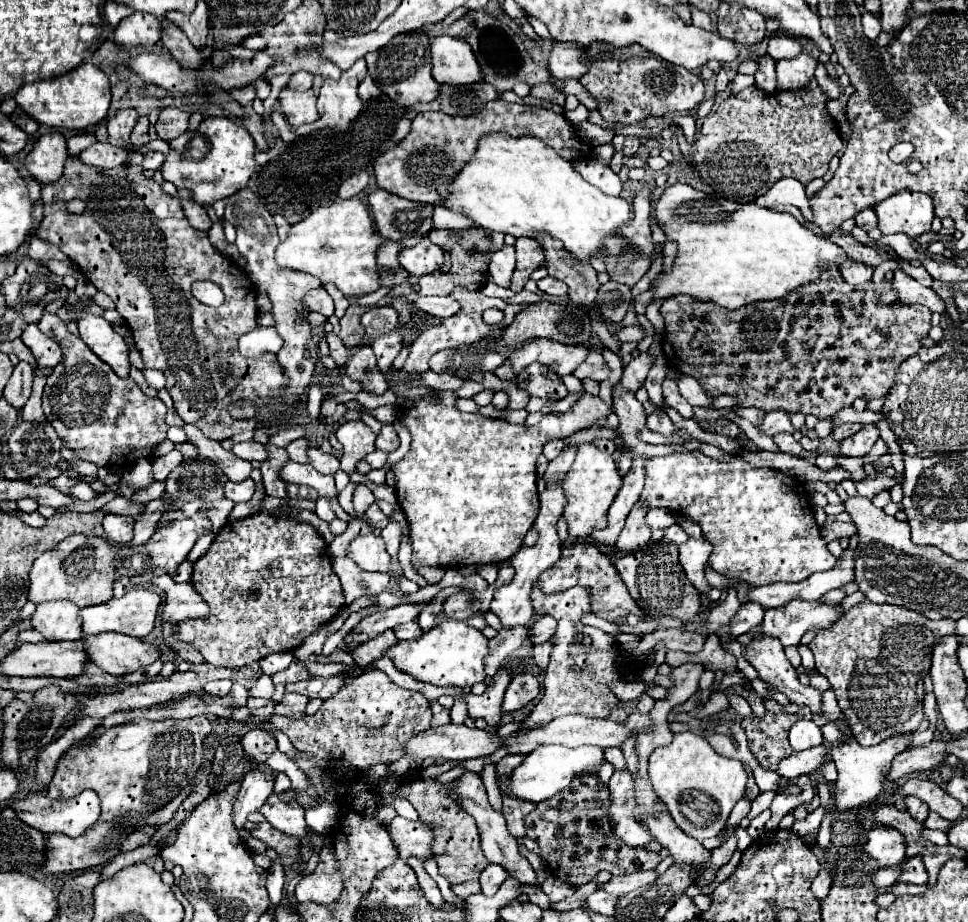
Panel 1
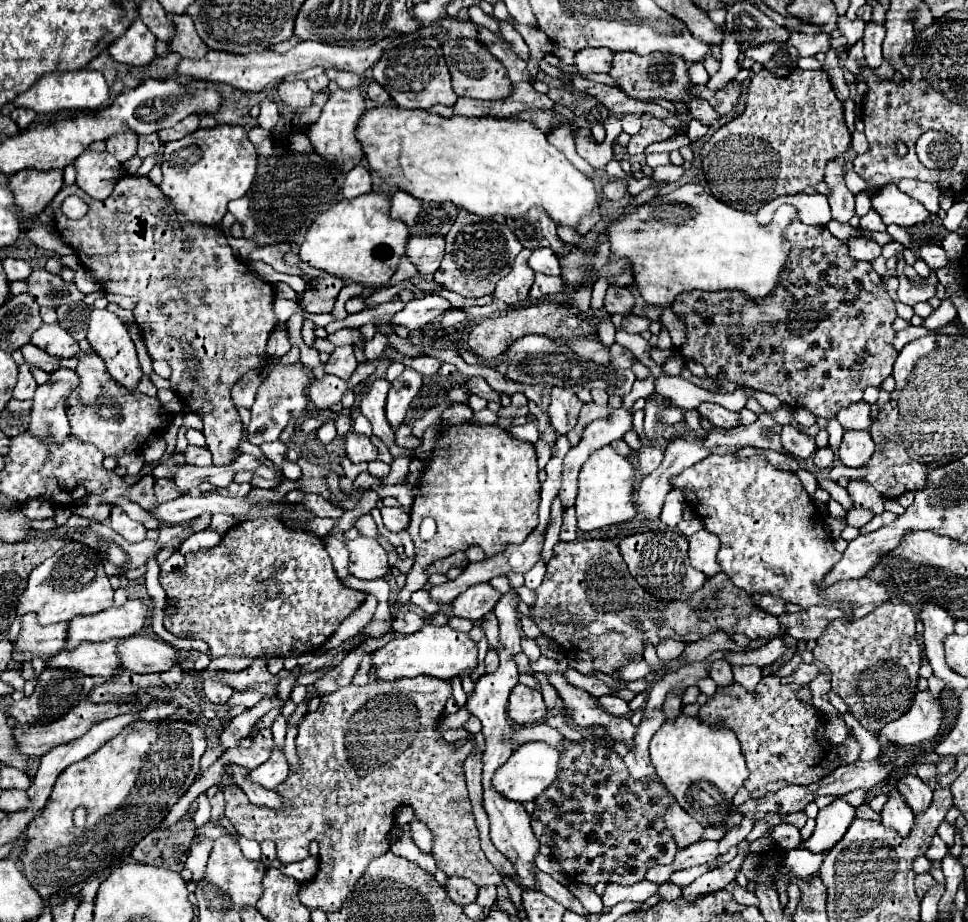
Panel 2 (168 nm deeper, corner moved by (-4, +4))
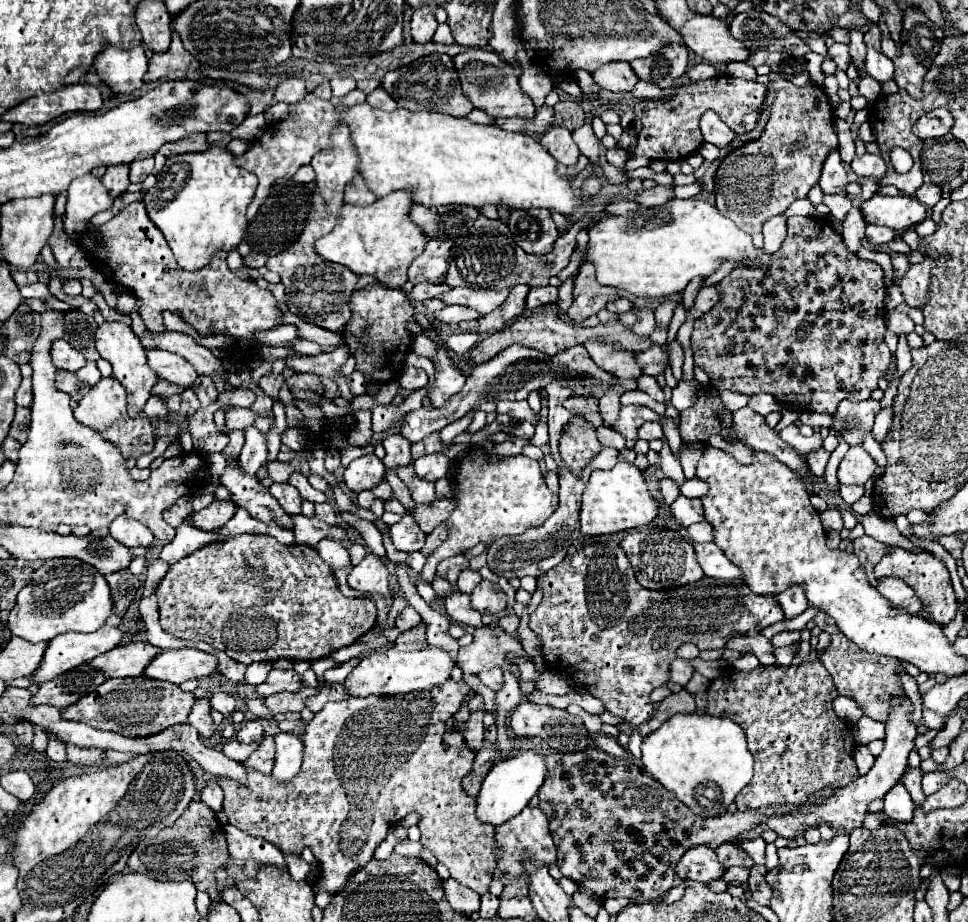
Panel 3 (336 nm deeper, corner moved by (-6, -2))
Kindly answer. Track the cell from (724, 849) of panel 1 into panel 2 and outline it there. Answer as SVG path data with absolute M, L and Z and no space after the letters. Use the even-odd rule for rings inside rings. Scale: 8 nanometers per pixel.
M735 857L733 861L721 865L719 869L713 869L713 871L703 873L703 875L701 875L699 879L695 879L691 885L683 887L683 897L691 903L691 901L695 901L695 899L701 897L701 895L707 895L707 893L725 889L731 881L735 881L735 875L737 875L737 871L741 869L744 858L745 857Z

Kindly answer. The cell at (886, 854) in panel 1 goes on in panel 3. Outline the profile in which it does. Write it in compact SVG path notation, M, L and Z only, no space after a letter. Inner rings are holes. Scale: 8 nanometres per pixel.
M897 783L885 795L885 809L883 809L883 813L889 819L897 821L897 823L907 823L907 821L911 821L913 811L915 811L915 803L911 801L911 795L903 787L903 783Z

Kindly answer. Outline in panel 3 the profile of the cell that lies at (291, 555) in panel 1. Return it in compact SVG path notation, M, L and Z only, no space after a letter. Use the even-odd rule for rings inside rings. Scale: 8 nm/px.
M239 535L235 539L229 541L217 541L217 543L209 543L197 551L193 551L191 555L183 557L179 563L175 563L167 575L163 577L163 581L157 587L157 597L159 597L159 615L161 615L161 627L177 637L177 639L187 639L187 641L205 641L211 643L215 649L225 651L231 659L239 661L239 663L253 663L253 661L277 661L277 659L291 659L291 661L315 661L321 657L331 655L333 651L355 643L361 635L365 635L373 625L375 625L375 617L377 617L377 607L371 599L359 597L359 599L351 599L345 597L339 587L337 581L333 577L333 571L323 563L323 559L319 557L319 553L315 553L313 547L307 545L283 545L279 543L275 537L269 535Z

